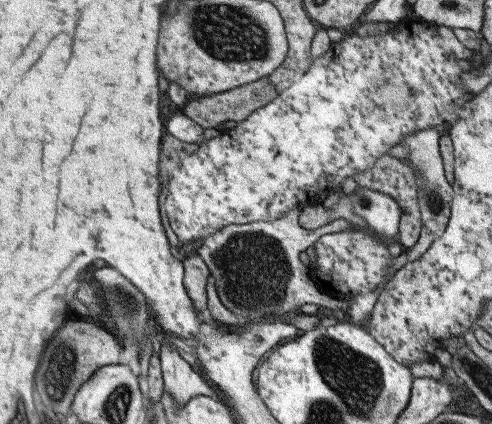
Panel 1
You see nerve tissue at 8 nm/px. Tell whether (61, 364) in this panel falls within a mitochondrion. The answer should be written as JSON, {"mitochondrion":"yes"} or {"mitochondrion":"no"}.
{"mitochondrion":"yes"}

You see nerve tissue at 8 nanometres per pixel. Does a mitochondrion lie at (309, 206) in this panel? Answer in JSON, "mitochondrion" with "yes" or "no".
{"mitochondrion":"no"}

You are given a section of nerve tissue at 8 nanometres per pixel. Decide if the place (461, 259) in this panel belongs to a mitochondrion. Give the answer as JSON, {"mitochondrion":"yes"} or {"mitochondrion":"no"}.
{"mitochondrion":"no"}

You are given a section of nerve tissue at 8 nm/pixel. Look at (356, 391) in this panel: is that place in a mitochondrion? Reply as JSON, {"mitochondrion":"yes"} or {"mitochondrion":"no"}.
{"mitochondrion":"yes"}

